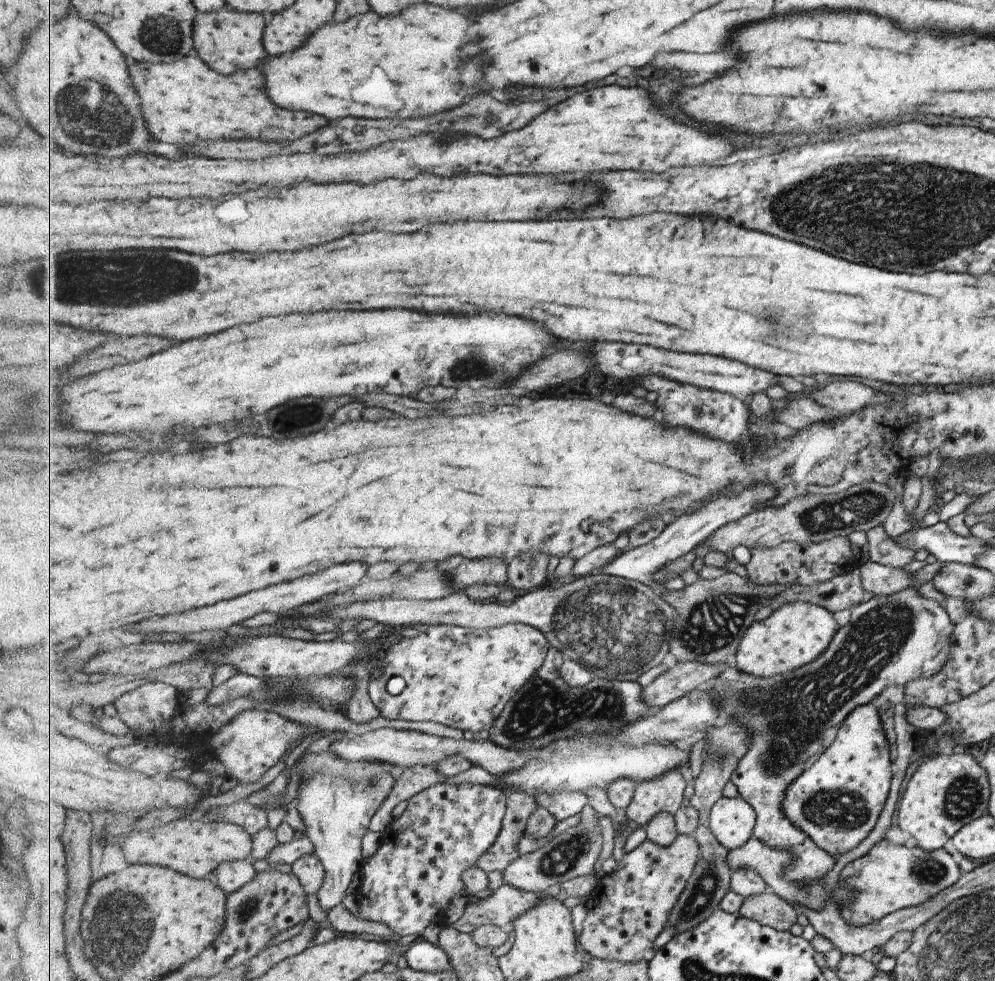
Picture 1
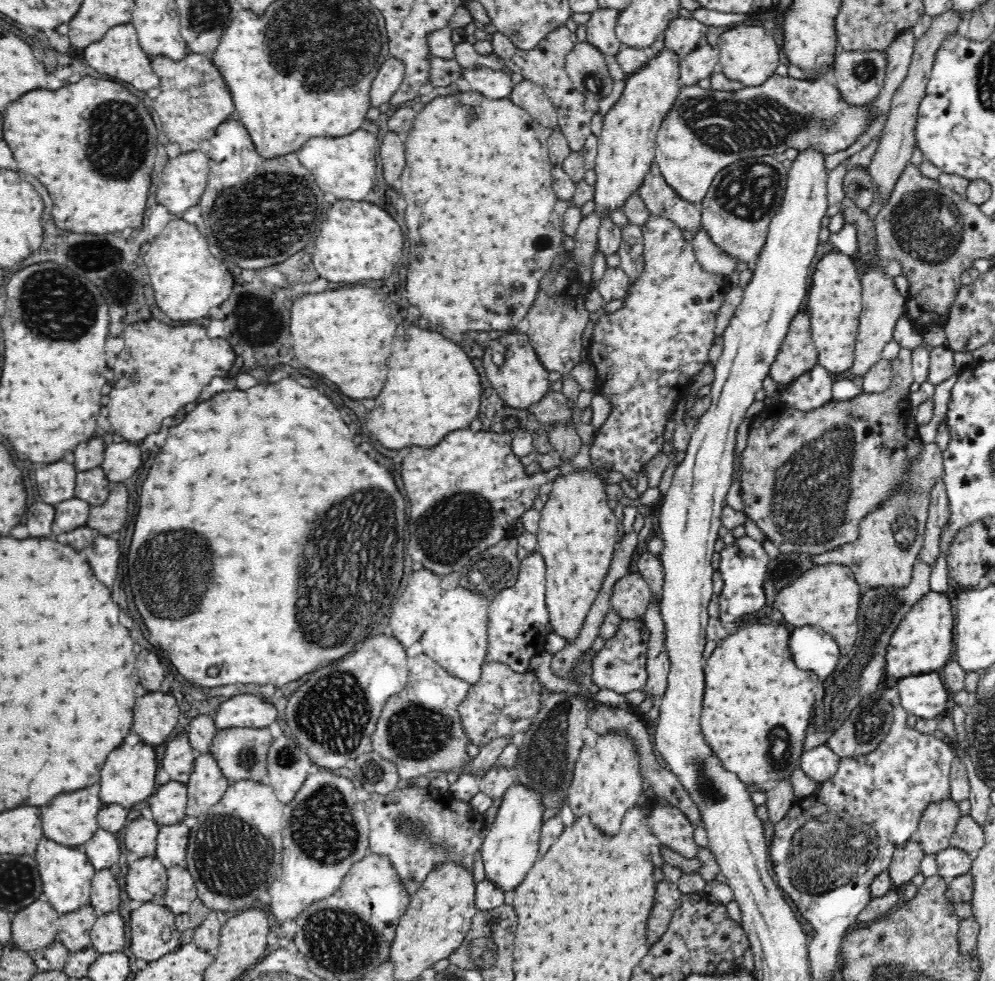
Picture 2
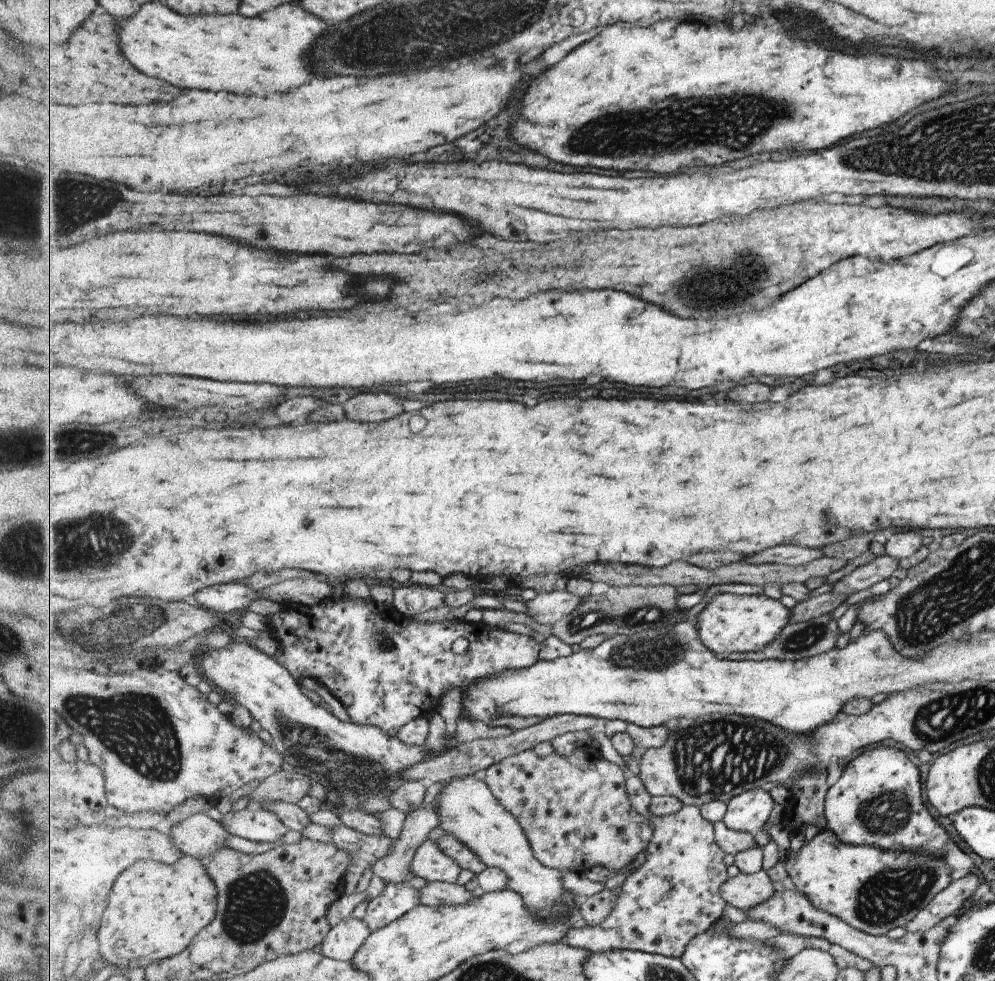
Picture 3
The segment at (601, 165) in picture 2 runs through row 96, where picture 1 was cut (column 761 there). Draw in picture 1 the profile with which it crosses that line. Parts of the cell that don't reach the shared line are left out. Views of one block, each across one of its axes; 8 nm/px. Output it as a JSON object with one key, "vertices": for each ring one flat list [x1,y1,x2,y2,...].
{"vertices":[[803,601,786,604,747,629,738,648,737,668,740,672,765,678,794,671,817,659,833,640,833,632,835,620,827,609]]}

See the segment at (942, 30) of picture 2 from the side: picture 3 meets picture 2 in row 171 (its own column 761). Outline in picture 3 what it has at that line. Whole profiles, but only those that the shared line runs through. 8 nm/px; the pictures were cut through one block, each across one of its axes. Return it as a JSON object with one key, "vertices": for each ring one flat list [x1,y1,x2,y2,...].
{"vertices":[[762,869,756,874,739,873,722,887,723,899,737,910,751,911,767,903,776,894,769,874]]}

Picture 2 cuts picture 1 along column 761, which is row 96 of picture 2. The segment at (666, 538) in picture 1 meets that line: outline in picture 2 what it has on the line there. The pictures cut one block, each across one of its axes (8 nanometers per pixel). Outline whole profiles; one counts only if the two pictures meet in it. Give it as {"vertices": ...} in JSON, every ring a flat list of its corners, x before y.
{"vertices":[[485,65,473,69,463,68,462,77,468,82,471,91,479,92,489,99,509,98,515,85,510,75]]}

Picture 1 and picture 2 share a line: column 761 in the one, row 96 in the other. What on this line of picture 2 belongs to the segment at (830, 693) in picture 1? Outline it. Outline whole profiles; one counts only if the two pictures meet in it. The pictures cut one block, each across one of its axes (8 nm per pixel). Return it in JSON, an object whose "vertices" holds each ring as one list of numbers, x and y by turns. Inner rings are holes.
{"vertices":[[772,74,764,84,744,87,737,91,704,89,698,85,684,85,678,93,674,106,667,112,656,140,655,164,670,188,685,202,697,206,704,201,712,178,728,164,740,158,784,153,788,149,801,150,806,144,815,144,824,155,833,155,848,149,869,128,866,107,844,104,837,87,821,78,794,79],[684,116,684,118,682,118],[708,120,712,120,708,124],[694,122,694,126,692,126],[708,128,712,128,712,140,708,140],[720,138,720,140,716,140]]}

